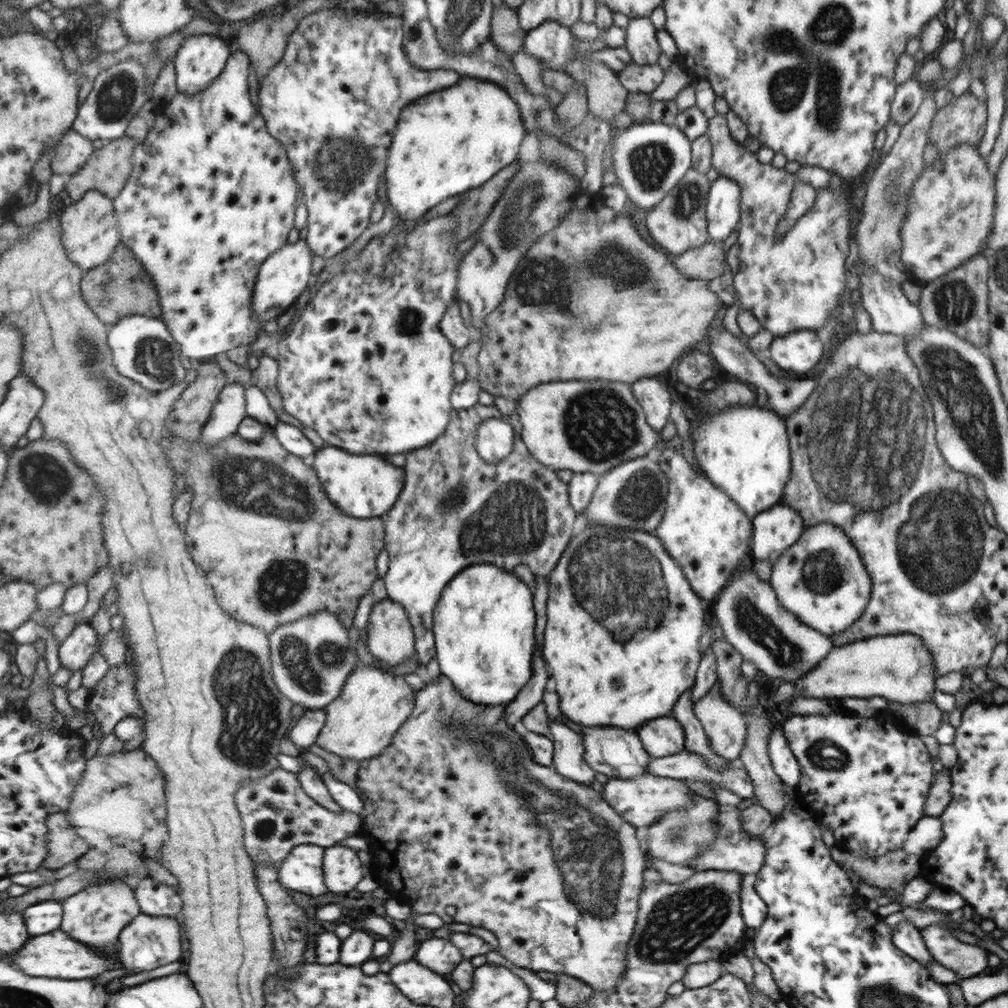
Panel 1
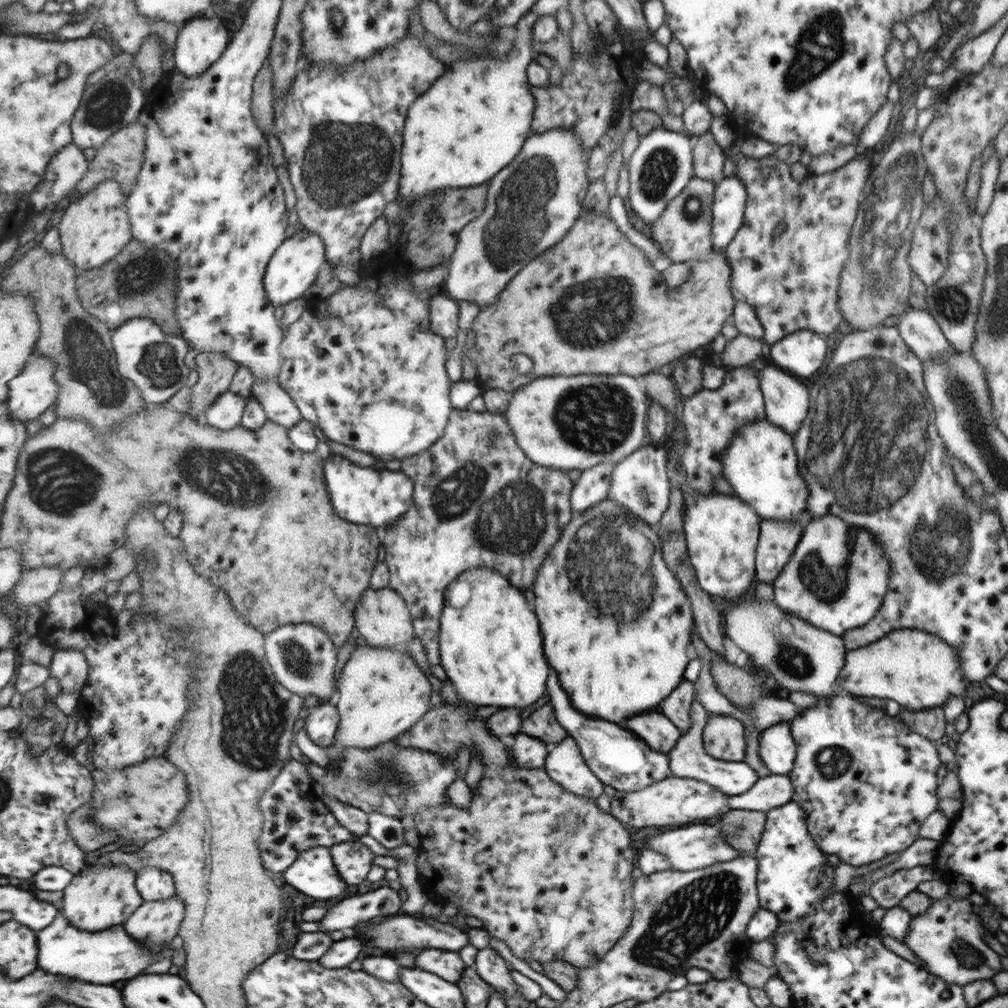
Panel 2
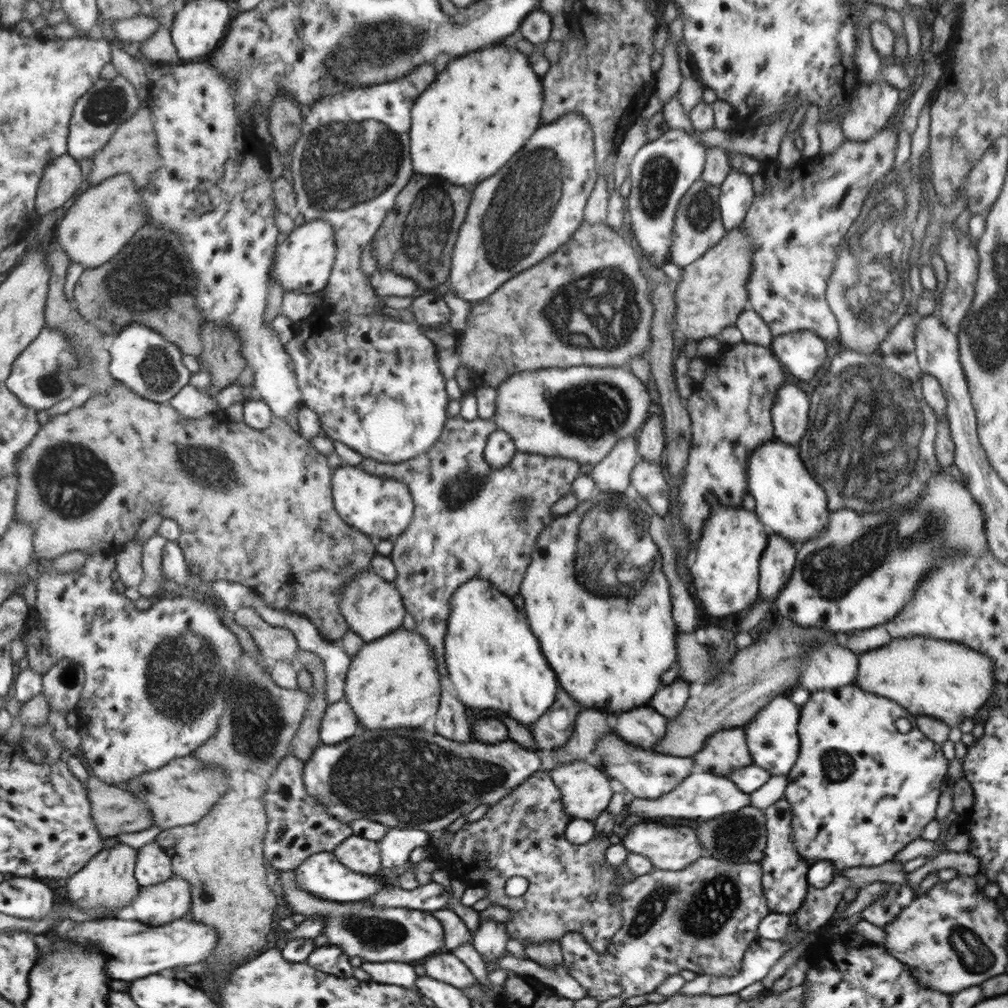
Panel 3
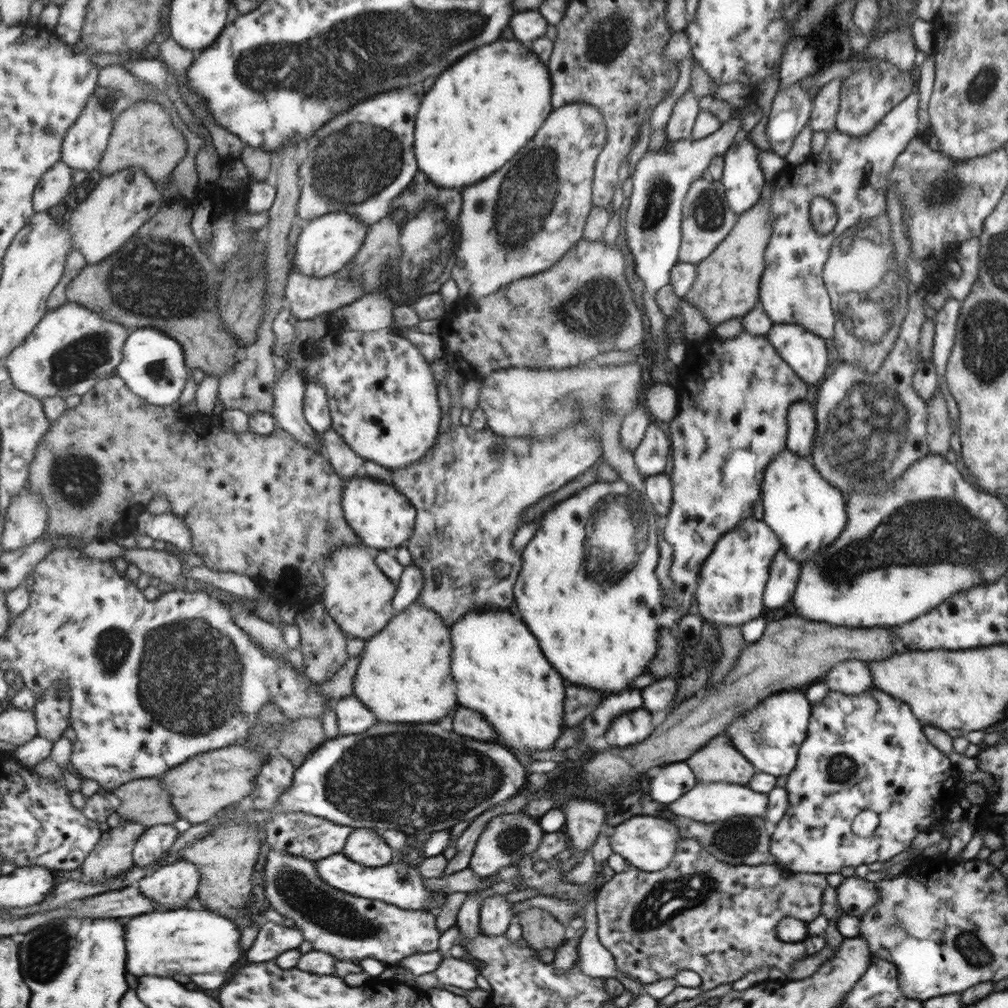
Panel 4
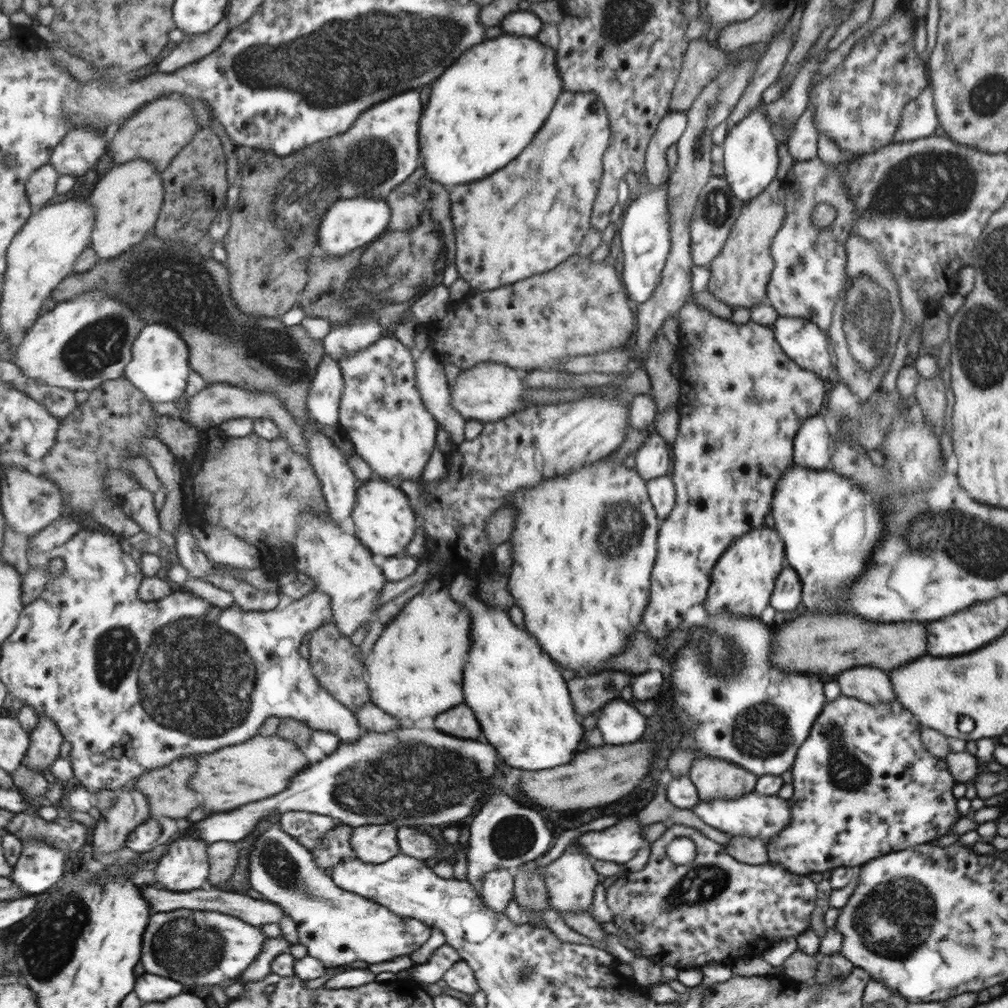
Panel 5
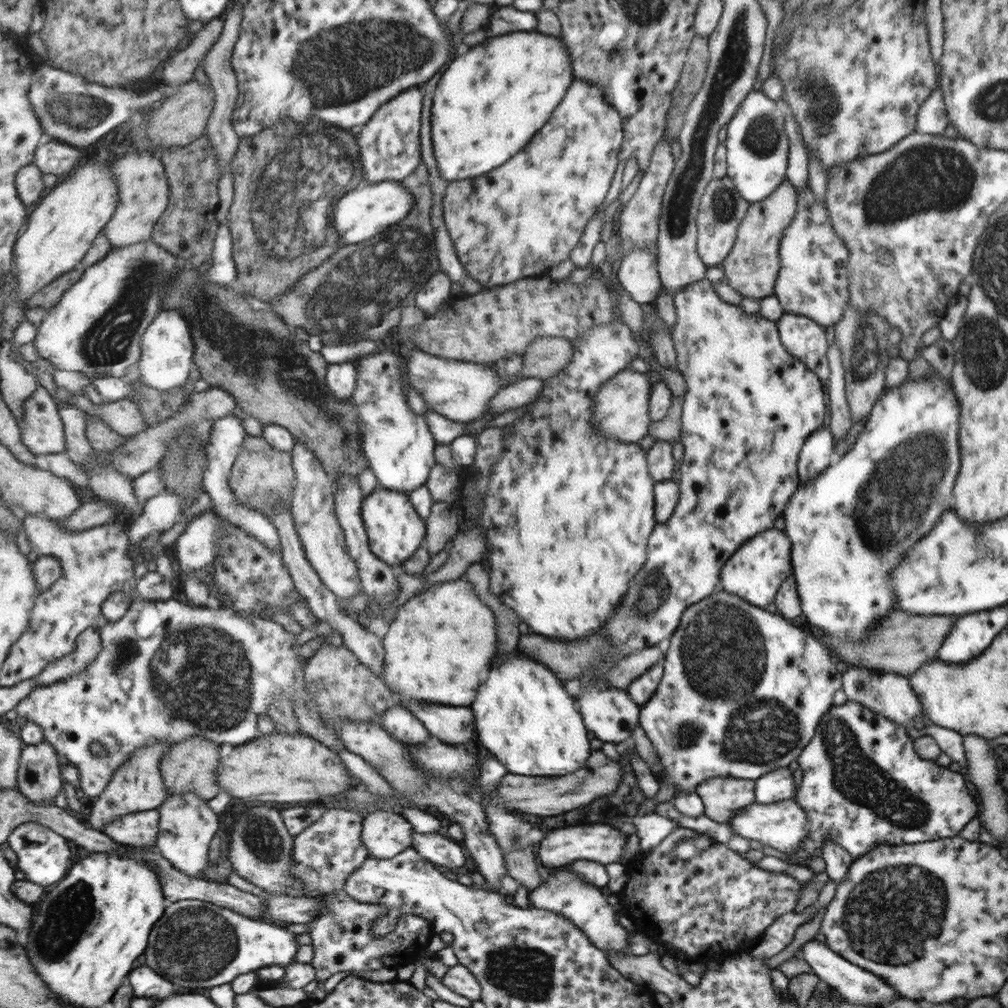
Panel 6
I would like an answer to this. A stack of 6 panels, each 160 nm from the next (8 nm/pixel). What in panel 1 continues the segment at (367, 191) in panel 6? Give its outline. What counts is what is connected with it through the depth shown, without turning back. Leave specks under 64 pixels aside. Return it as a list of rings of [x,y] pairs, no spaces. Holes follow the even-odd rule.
[[[298,239],[294,243],[287,243],[264,262],[254,292],[253,314],[257,320],[263,322],[279,318],[292,304],[297,305],[302,301],[309,289],[309,280],[313,276],[314,254],[306,239]]]

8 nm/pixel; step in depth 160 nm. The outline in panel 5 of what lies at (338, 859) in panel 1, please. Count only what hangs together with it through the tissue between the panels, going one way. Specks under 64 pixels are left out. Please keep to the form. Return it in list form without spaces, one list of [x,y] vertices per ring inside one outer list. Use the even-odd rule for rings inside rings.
[[[368,824],[355,827],[352,845],[356,858],[369,864],[383,864],[400,853],[399,828],[393,824]]]

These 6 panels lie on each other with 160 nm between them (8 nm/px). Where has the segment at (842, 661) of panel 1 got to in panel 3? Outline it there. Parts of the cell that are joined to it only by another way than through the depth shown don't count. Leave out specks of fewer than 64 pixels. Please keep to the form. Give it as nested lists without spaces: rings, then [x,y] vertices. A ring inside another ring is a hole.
[[[911,636],[897,638],[892,640],[891,644],[884,644],[873,650],[875,652],[865,652],[865,654],[861,654],[861,658],[857,658],[858,674],[854,684],[864,689],[865,692],[875,693],[895,701],[914,716],[931,716],[944,722],[948,727],[957,727],[962,720],[973,718],[977,714],[977,710],[983,706],[983,702],[991,696],[993,686],[995,686],[992,673],[993,662],[985,654],[949,640]]]

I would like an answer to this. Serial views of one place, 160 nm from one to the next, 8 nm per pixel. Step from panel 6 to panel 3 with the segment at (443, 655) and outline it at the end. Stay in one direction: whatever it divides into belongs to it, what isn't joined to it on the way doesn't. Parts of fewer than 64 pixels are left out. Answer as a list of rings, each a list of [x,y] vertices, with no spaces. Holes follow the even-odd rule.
[[[400,629],[387,633],[383,638],[365,642],[352,658],[348,675],[346,676],[345,696],[353,710],[360,718],[363,731],[392,729],[401,727],[429,727],[435,719],[441,704],[442,672],[437,661],[433,646],[415,630]]]

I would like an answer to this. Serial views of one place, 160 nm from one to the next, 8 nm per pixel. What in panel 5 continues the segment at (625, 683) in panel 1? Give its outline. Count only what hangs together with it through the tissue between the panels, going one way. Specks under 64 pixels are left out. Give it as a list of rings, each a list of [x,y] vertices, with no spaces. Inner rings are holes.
[[[603,457],[602,459],[598,459],[597,461],[593,461],[591,464],[583,465],[579,469],[570,470],[568,473],[564,475],[557,475],[550,479],[542,480],[539,484],[533,485],[529,488],[517,489],[512,497],[506,502],[505,506],[514,508],[517,511],[515,514],[515,522],[513,522],[513,530],[511,530],[511,535],[509,535],[509,544],[511,545],[511,568],[509,570],[509,575],[506,576],[506,590],[509,596],[514,598],[514,605],[517,608],[521,609],[524,620],[524,628],[526,631],[535,637],[535,639],[540,644],[540,649],[543,652],[547,653],[553,662],[561,670],[566,674],[566,671],[569,671],[569,675],[573,672],[573,676],[584,676],[587,674],[594,674],[595,672],[601,672],[601,670],[610,669],[611,661],[613,660],[613,656],[619,656],[623,650],[625,650],[625,641],[628,641],[628,638],[636,632],[639,628],[641,613],[645,608],[645,605],[648,603],[649,598],[649,588],[650,588],[650,570],[652,569],[653,563],[655,562],[655,556],[657,554],[657,546],[656,546],[656,536],[658,532],[658,528],[660,527],[661,520],[656,516],[655,509],[652,507],[651,501],[648,499],[647,493],[647,481],[642,478],[637,471],[633,468],[627,468],[623,465],[622,461],[618,461],[613,457]]]

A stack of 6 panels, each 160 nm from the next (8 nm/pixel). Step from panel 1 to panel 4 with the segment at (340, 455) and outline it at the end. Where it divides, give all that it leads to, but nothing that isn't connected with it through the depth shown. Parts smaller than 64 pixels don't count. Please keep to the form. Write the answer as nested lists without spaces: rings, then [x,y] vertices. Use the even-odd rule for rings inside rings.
[[[362,475],[345,481],[343,494],[345,518],[365,546],[378,549],[379,552],[395,550],[405,546],[413,536],[417,509],[395,484]]]

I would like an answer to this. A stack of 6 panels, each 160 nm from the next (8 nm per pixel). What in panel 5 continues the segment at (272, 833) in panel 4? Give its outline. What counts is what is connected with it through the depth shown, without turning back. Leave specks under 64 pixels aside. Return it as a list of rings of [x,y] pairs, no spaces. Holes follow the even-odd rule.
[[[291,811],[282,814],[279,823],[285,832],[301,841],[309,850],[313,850],[336,827],[337,820],[321,813]]]

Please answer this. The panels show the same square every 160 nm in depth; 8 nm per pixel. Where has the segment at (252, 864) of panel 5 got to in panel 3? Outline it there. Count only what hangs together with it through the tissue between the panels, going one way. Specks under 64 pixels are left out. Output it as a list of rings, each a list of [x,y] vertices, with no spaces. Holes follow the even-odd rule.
[[[279,871],[282,882],[282,898],[284,902],[297,914],[304,914],[307,919],[322,914],[324,916],[324,935],[329,945],[340,946],[349,956],[359,956],[369,962],[422,962],[431,955],[445,949],[445,930],[441,921],[428,911],[413,910],[410,908],[386,908],[378,909],[368,905],[365,901],[337,902],[325,900],[312,895],[300,888],[295,871]]]

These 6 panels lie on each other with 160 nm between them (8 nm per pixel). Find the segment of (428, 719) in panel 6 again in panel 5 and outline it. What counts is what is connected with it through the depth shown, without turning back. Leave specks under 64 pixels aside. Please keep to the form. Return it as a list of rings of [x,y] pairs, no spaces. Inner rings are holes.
[[[465,703],[458,704],[453,708],[439,714],[434,718],[434,726],[445,734],[465,740],[480,740],[482,732],[478,722],[475,722],[471,710]]]

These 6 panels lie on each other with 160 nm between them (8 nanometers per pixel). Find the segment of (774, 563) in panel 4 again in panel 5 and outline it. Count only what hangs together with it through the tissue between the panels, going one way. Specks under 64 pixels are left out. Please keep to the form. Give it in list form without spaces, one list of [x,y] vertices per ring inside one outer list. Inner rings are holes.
[[[784,565],[775,579],[769,606],[779,612],[789,612],[800,602],[801,584],[793,568]]]

